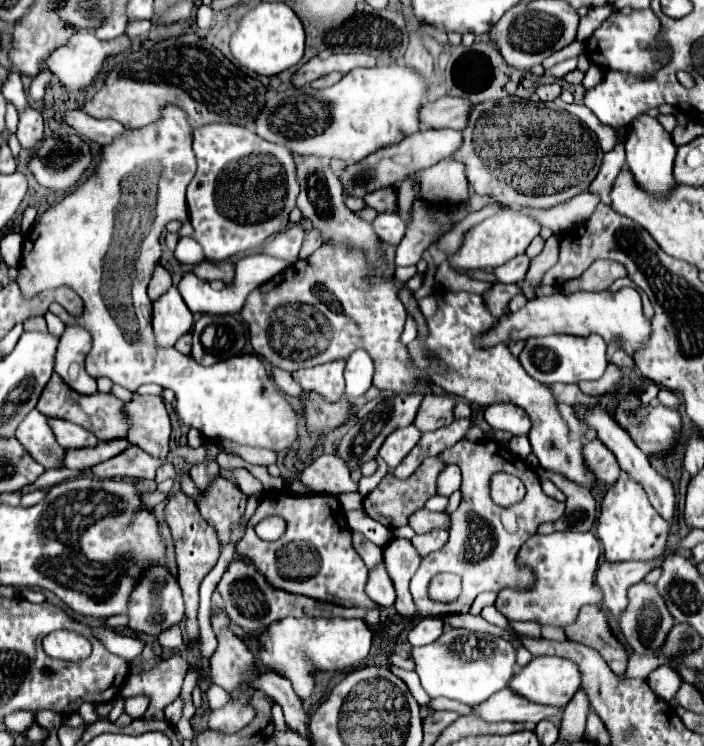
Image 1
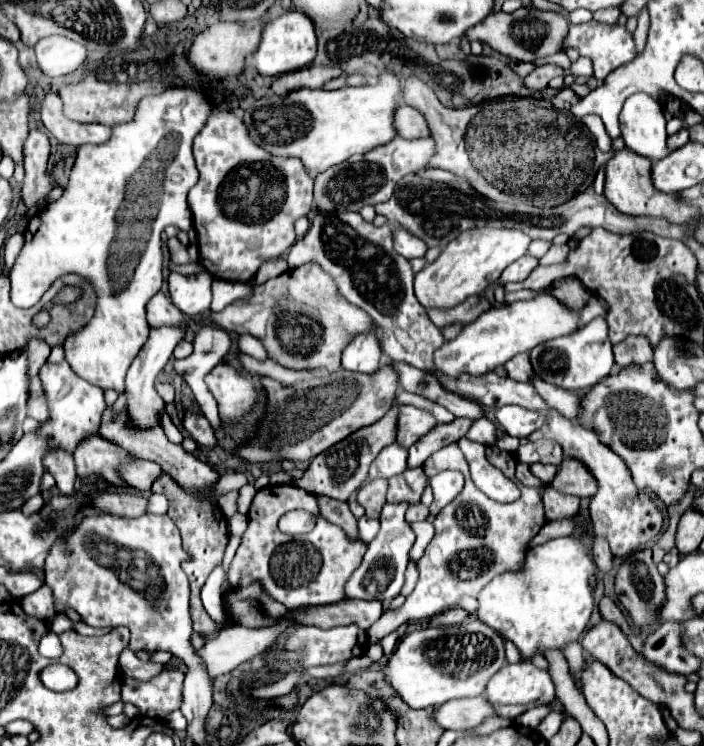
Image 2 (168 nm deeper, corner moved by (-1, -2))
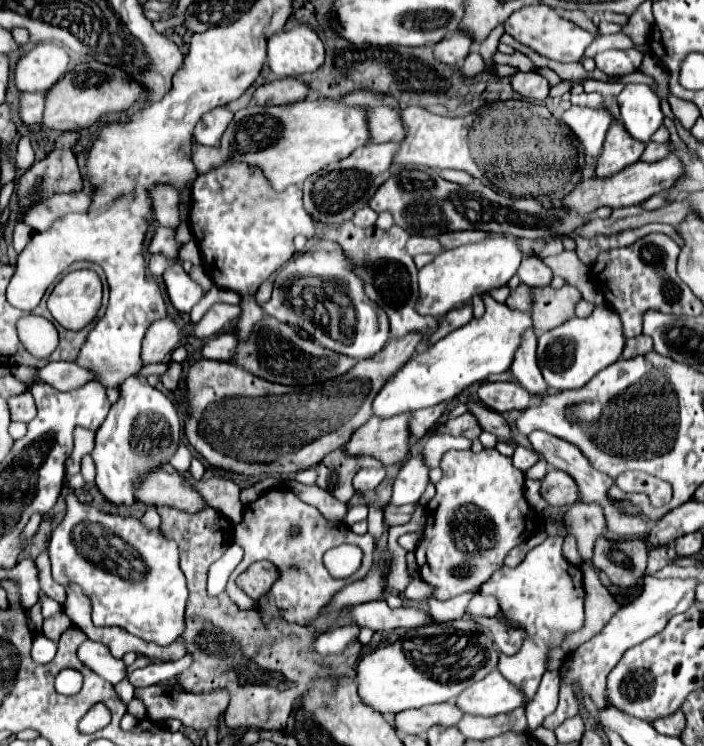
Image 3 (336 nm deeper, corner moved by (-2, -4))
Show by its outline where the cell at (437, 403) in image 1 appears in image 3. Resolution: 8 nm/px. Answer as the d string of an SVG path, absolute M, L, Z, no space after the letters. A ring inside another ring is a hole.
M409 414L391 418L373 416L343 446L353 456L373 456L385 466L405 460L409 452Z

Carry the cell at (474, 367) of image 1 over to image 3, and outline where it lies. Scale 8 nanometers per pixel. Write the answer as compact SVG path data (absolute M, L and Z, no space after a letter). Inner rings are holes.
M517 446L515 448L515 454L513 454L513 464L515 468L519 468L521 472L525 472L527 468L531 468L537 460L539 460L539 452L533 452L533 450L527 450L523 446Z

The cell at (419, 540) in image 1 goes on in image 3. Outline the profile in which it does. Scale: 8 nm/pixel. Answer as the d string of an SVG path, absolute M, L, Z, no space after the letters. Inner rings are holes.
M413 532L413 534L403 534L401 538L399 538L399 544L405 548L405 550L415 550L417 546L419 546L419 542L421 542L421 534L419 532Z

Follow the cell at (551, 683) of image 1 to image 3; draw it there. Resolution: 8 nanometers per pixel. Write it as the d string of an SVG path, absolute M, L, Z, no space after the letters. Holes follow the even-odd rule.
M493 670L483 680L473 682L455 700L457 708L461 708L463 714L473 714L473 716L507 714L523 706L523 702L525 702L523 692L513 684L509 684L499 670Z

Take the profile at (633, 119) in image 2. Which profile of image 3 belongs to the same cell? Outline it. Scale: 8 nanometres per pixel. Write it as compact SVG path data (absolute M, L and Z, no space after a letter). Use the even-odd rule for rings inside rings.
M625 84L625 88L617 96L617 102L627 132L639 142L649 142L655 130L663 124L659 98L651 90L651 86Z

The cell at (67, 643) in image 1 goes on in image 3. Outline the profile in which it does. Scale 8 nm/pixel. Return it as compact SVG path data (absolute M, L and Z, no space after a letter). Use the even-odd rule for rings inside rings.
M41 634L41 636L37 636L37 638L33 640L31 656L33 656L33 660L35 660L35 662L39 662L39 664L47 664L47 662L51 662L51 660L53 660L55 652L57 652L57 644L55 644L55 642L51 642L49 638L45 638L43 634Z

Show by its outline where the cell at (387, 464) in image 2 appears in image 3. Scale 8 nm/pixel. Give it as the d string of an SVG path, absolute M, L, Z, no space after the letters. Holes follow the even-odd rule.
M363 468L353 478L353 488L357 492L369 492L379 486L379 482L385 478L385 468Z

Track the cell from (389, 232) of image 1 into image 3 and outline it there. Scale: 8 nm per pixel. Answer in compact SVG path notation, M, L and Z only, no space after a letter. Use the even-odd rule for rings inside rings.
M411 236L407 242L407 252L411 256L423 254L423 252L431 252L431 254L441 254L443 248L439 244L437 238L423 238L423 236Z

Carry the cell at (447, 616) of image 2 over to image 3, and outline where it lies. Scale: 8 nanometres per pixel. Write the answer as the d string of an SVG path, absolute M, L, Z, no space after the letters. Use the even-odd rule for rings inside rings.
M475 596L471 602L469 602L469 606L467 606L467 610L471 612L471 614L483 614L483 616L497 616L497 602L491 598L491 596Z

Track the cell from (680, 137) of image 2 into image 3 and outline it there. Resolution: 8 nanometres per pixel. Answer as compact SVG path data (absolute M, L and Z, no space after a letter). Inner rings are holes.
M649 142L645 152L641 154L641 160L645 162L657 162L661 158L665 158L669 154L669 144L663 142L663 144L657 144L657 142Z

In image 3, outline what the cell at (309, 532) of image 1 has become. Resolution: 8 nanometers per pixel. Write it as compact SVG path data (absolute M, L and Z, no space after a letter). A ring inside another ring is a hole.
M287 488L267 490L255 502L249 502L243 508L241 522L235 524L233 542L243 546L245 556L243 556L241 564L229 576L229 582L227 582L227 588L225 588L229 598L239 608L255 608L259 612L263 624L269 624L269 622L273 622L277 618L283 618L289 624L299 624L299 626L307 626L307 624L315 622L321 616L323 608L329 604L329 600L341 588L345 588L345 584L351 584L353 580L361 580L361 576L365 576L365 572L369 572L369 564L373 564L373 548L375 548L375 540L373 540L371 534L357 536L357 534L351 532L351 528L347 524L333 524L333 522L329 522L327 518L323 518L323 514L317 508L301 502ZM291 526L299 526L301 528L301 534L297 538L293 538L289 534ZM345 542L361 546L361 550L363 550L363 564L361 564L359 572L355 572L351 578L337 580L323 566L323 554L329 548L335 548L335 546L345 544ZM255 560L271 560L281 570L279 580L257 602L249 598L235 584L235 578L241 574L241 570L247 570L247 566L253 564Z

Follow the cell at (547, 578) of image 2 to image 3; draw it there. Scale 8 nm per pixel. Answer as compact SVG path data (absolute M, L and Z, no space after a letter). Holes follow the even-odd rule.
M547 536L545 542L529 550L517 568L503 566L481 586L481 594L493 594L499 600L503 618L527 630L521 652L515 656L501 656L497 666L511 684L517 684L517 688L525 692L525 704L535 696L541 676L547 670L549 648L561 646L569 632L575 632L583 626L583 576L581 570L565 560L561 546L561 536Z

